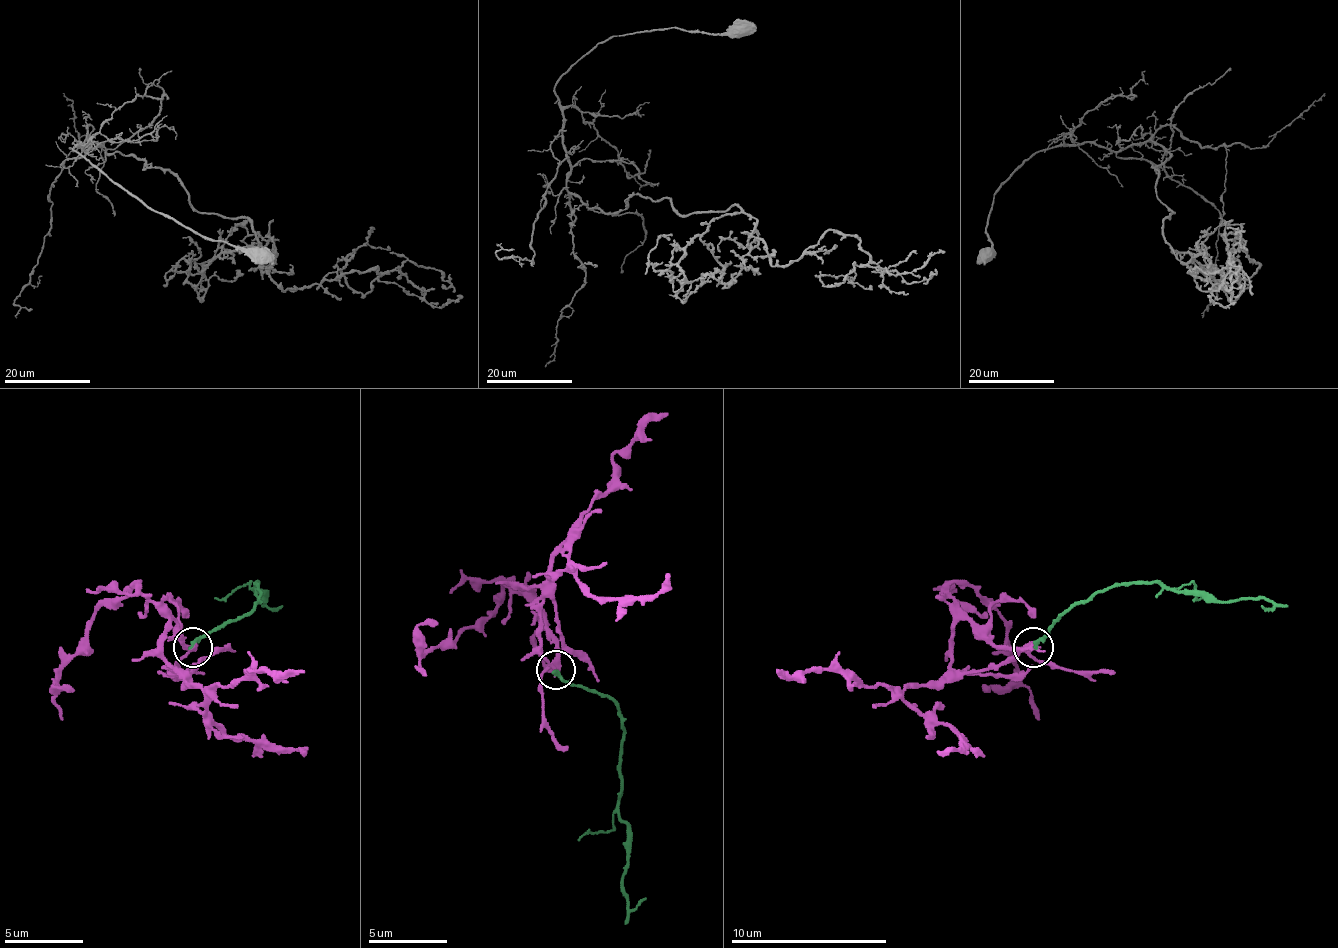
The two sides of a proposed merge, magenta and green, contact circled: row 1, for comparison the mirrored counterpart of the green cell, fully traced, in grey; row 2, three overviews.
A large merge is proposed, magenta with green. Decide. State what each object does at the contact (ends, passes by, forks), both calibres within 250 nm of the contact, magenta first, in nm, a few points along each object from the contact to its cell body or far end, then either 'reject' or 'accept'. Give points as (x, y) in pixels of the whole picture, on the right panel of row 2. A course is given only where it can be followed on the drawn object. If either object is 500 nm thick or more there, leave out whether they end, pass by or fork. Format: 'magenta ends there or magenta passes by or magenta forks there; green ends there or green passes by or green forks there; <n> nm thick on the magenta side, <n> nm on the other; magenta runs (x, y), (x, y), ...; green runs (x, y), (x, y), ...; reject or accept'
magenta forks there; green ends there; 240 nm thick on the magenta side, 240 nm on the other; magenta runs (1032, 646), (993, 646), (965, 618), (954, 626), (950, 666), (903, 693), (961, 740), (938, 752); green runs (1032, 646), (1052, 630), (1059, 618), (1099, 591), (1165, 583), (1224, 603), (1260, 599), (1271, 607), (1260, 607); reject

